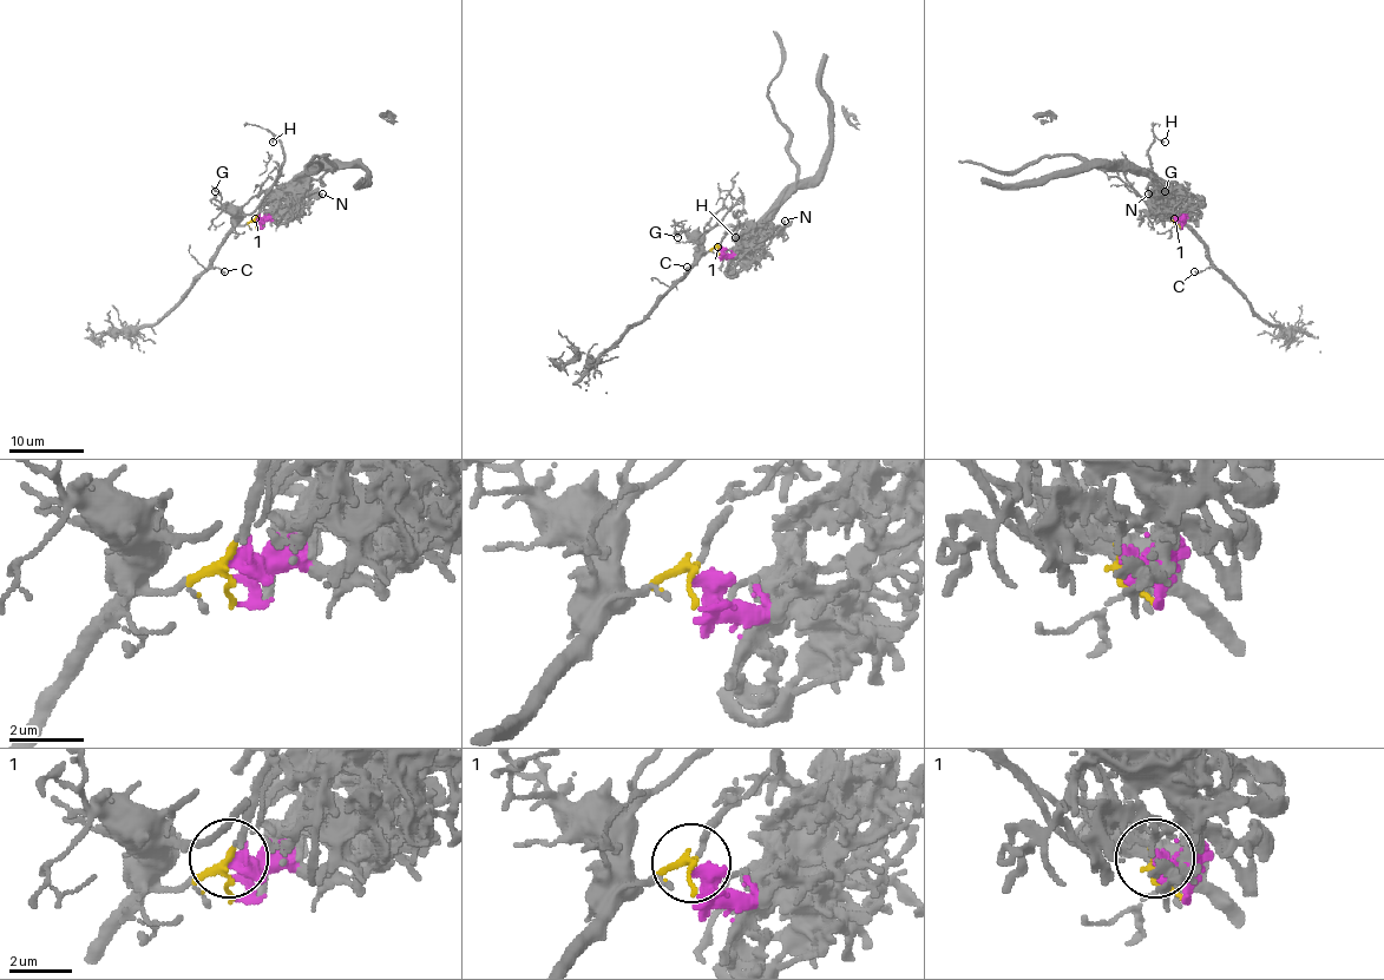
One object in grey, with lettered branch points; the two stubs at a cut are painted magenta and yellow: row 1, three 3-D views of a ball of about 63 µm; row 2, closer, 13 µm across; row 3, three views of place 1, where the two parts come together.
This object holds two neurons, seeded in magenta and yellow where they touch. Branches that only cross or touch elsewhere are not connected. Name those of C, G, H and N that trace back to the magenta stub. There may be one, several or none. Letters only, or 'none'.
N

